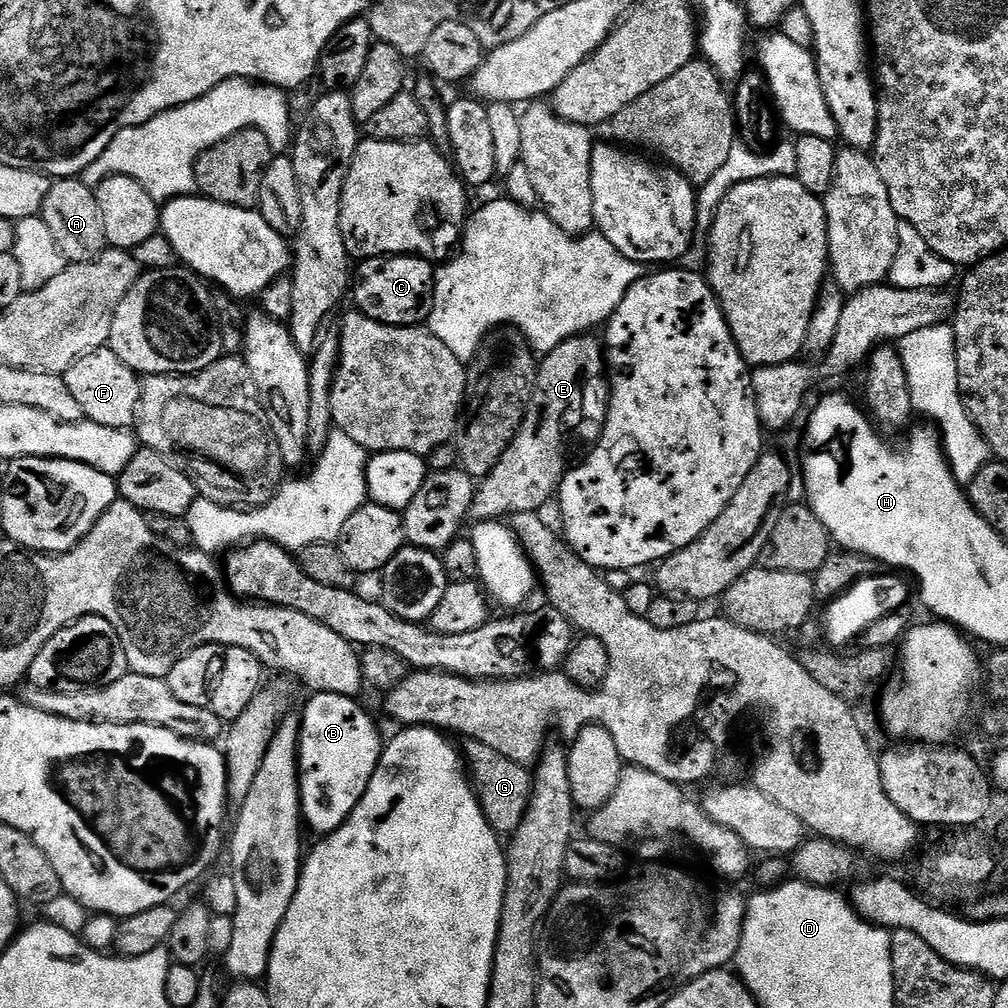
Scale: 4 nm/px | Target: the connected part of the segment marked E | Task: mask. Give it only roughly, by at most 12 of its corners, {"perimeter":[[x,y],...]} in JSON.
{"perimeter":[[572,336],[539,361],[522,426],[469,517],[540,512],[575,440],[608,417],[606,349]]}

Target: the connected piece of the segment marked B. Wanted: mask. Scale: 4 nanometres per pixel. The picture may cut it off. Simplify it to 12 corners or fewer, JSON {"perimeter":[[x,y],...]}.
{"perimeter":[[309,695],[300,810],[338,830],[366,794],[382,739],[359,699]]}

